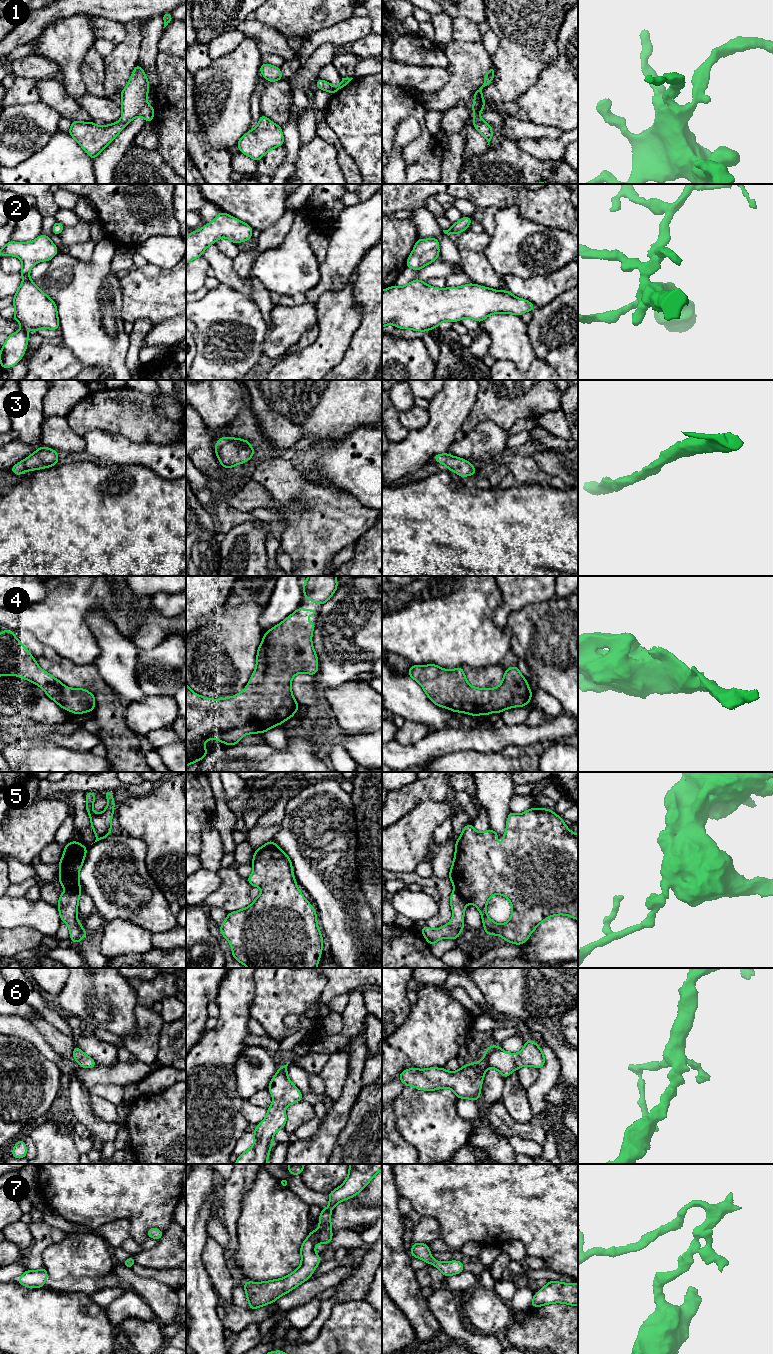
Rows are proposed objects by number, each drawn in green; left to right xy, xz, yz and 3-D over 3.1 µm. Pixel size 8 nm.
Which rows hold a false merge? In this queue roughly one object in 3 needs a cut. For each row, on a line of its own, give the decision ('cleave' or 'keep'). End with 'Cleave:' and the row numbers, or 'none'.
1: keep
2: keep
3: keep
4: keep
5: cleave
6: keep
7: keep
Cleave: 5

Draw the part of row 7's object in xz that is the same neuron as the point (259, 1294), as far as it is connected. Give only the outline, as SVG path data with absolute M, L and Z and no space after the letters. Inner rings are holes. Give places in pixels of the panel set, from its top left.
M349 1164L349 1173L343 1184L328 1194L329 1207L321 1209L319 1229L312 1230L300 1247L301 1265L294 1272L281 1279L265 1282L244 1282L244 1289L251 1310L274 1303L279 1297L310 1279L320 1264L320 1256L316 1253L315 1246L319 1243L329 1244L333 1238L331 1210L338 1203L361 1192L381 1170L382 1164Z

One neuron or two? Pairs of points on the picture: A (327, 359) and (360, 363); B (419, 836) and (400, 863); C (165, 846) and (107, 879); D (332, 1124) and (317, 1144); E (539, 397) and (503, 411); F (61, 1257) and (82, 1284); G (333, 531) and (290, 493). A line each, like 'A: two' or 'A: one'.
A: two
B: one
C: two
D: one
E: one
F: two
G: one

